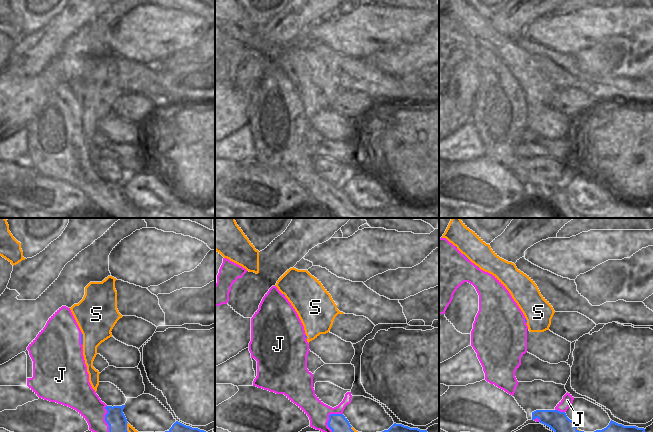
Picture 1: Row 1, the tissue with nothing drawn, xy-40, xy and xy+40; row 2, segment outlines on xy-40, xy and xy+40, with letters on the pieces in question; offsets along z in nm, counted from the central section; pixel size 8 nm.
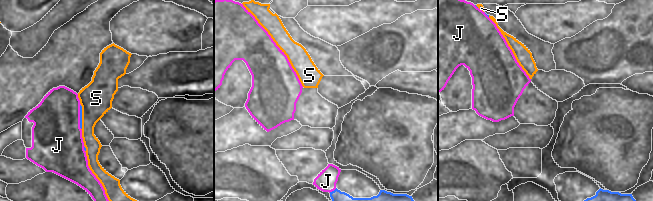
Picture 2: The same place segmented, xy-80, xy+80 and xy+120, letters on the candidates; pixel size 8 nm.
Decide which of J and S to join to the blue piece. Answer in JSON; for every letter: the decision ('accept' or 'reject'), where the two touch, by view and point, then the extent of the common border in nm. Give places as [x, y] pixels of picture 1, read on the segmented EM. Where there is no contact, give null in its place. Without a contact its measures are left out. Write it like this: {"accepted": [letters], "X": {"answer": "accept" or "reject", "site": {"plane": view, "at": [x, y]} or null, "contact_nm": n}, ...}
{"accepted": ["J"], "J": {"answer": "accept", "site": {"plane": "xy", "at": [329, 417]}, "contact_nm": 180}, "S": {"answer": "reject", "site": {"plane": "xy-40", "at": [82, 339]}, "contact_nm": 100}}

